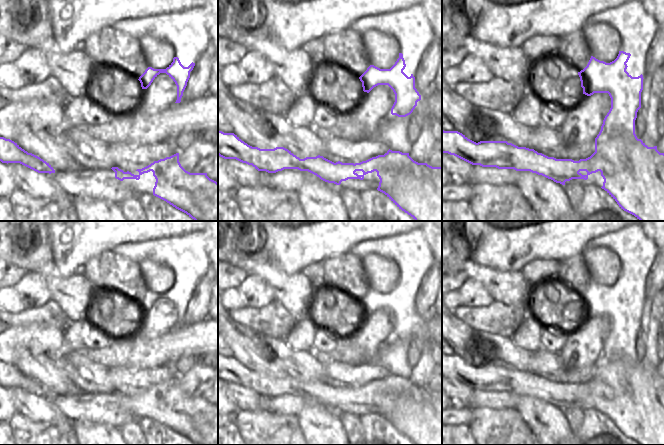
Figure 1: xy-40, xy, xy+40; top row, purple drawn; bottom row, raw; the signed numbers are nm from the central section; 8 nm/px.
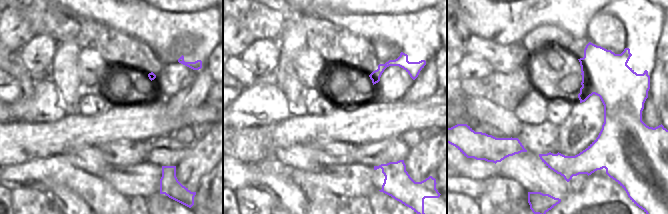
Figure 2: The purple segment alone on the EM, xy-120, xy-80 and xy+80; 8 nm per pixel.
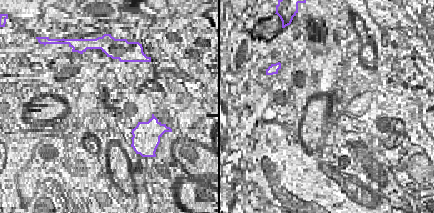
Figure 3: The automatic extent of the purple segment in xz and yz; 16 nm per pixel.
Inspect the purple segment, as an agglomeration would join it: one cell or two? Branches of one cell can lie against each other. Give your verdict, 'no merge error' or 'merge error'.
merge error

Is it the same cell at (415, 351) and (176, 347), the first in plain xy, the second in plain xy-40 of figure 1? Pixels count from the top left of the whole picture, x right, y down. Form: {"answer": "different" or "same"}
{"answer": "different"}

